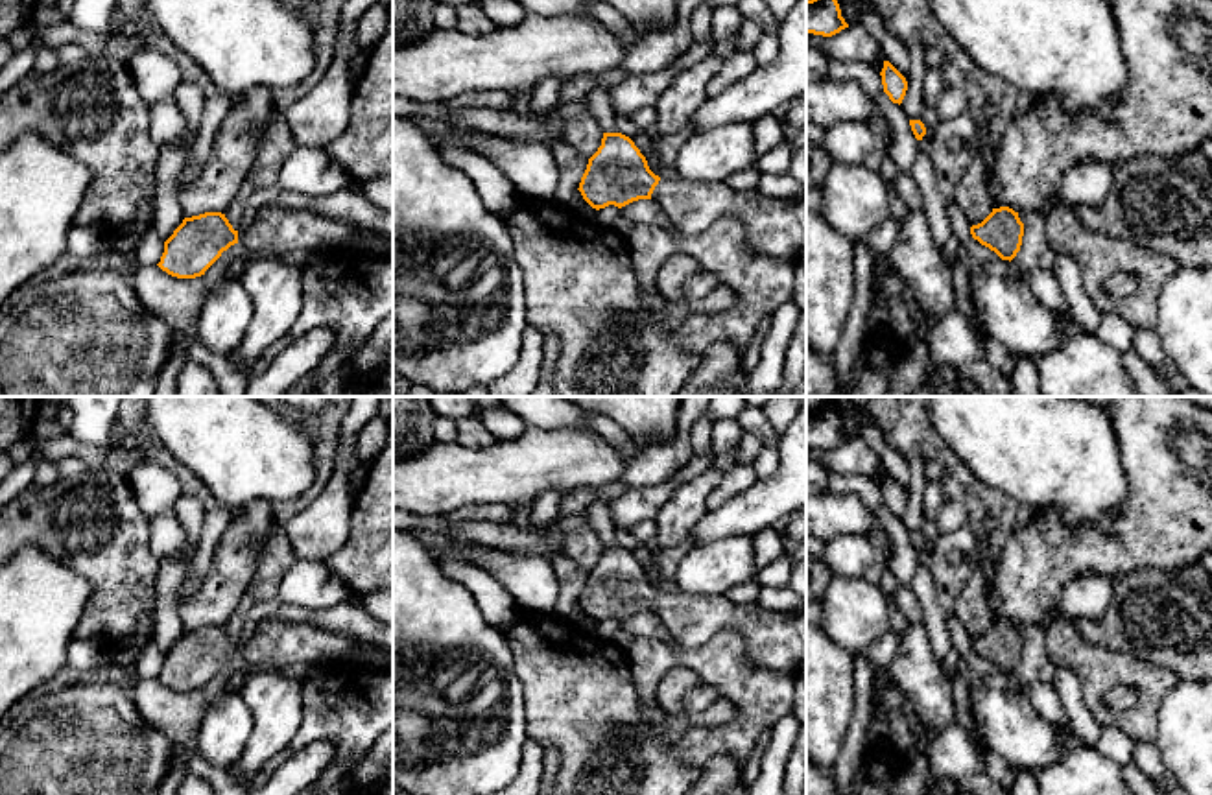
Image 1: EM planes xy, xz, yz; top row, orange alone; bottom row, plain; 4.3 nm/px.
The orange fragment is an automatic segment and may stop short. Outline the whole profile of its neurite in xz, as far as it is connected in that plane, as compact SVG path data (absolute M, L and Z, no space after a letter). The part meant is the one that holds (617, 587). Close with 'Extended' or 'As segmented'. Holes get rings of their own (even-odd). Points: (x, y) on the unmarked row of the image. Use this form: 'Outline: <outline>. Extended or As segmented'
Outline: M603 546L577 603L596 623L653 612L681 646L699 646L719 629L736 629L747 642L751 666L806 671L806 614L734 603L725 596L662 594L622 546Z. Extended

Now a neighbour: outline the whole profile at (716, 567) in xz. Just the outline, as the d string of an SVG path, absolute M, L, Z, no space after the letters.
M740 533L690 548L681 559L675 583L681 592L723 596L727 590L756 577L755 535Z

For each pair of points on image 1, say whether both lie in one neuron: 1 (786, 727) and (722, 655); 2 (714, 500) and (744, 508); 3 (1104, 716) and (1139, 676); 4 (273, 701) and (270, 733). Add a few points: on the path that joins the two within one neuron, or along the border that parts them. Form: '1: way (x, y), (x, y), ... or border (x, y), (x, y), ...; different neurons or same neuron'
1: border (786, 714), (766, 733); different neurons
2: border (757, 478), (746, 489), (707, 511); different neurons
3: way (1100, 700), (1100, 690), (1115, 676), (1122, 676); same neuron
4: way (273, 709), (273, 725); same neuron

